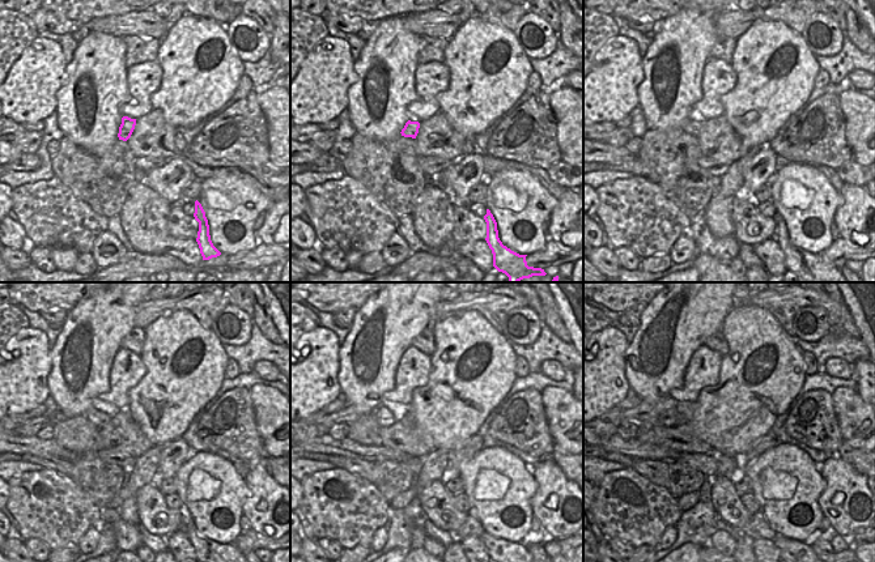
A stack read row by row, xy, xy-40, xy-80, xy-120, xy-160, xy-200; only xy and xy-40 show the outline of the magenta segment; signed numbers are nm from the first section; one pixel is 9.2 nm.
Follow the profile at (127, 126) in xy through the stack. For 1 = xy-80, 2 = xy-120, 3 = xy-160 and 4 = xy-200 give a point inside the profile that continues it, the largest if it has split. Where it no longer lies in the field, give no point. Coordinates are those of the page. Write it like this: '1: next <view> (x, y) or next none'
1: next xy-80 (689, 127)
2: next xy-120 (96, 417)
3: next xy-160 (385, 417)
4: next xy-200 (671, 417)

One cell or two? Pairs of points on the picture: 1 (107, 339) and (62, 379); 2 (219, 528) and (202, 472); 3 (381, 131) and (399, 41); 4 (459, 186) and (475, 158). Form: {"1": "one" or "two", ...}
{"1": "one", "2": "one", "3": "one", "4": "one"}

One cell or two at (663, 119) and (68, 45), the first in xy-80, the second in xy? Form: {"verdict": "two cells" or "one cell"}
{"verdict": "two cells"}

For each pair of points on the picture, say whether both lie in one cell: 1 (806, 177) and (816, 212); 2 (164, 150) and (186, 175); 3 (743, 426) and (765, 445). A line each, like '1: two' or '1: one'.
1: one
2: two
3: two

